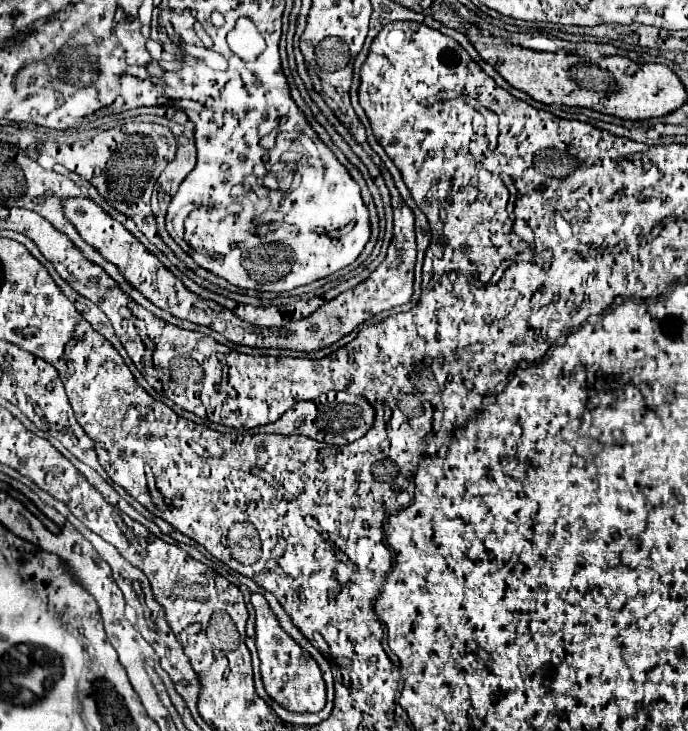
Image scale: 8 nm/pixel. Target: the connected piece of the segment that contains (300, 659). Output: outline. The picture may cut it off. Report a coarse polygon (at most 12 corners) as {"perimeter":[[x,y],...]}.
{"perimeter":[[261,594],[255,646],[265,692],[285,710],[319,712],[317,662],[279,626]]}

